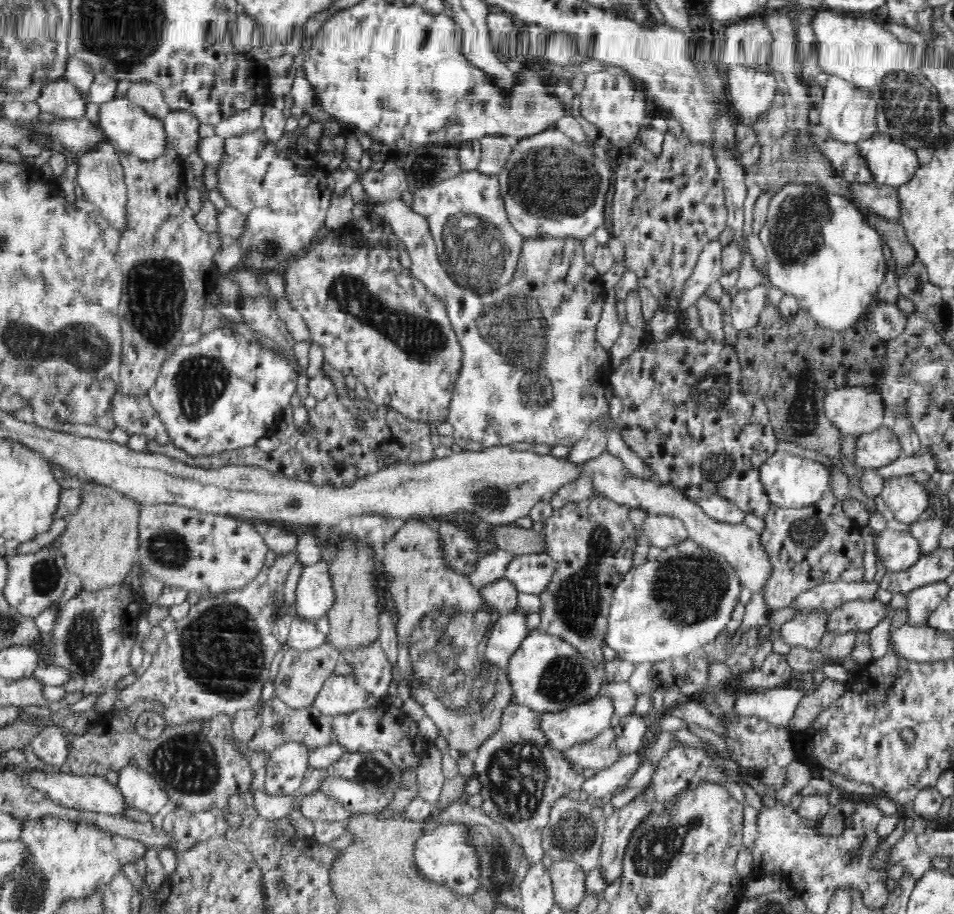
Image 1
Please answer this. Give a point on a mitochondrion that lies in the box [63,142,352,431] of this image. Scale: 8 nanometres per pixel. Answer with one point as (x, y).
(157, 295)

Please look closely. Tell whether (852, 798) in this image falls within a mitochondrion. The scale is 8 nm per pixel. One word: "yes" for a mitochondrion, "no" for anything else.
no

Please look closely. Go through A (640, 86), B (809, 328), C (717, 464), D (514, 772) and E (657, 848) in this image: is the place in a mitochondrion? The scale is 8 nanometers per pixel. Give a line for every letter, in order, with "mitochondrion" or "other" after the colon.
A: other
B: other
C: mitochondrion
D: mitochondrion
E: mitochondrion

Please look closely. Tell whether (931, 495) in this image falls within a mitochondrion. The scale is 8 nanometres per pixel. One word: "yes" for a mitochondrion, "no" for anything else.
no

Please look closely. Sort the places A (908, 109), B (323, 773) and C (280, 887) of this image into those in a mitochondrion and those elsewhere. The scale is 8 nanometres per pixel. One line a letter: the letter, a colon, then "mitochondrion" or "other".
A: mitochondrion
B: other
C: mitochondrion

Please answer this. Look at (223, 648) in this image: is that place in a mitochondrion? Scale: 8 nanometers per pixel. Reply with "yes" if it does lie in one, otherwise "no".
yes

